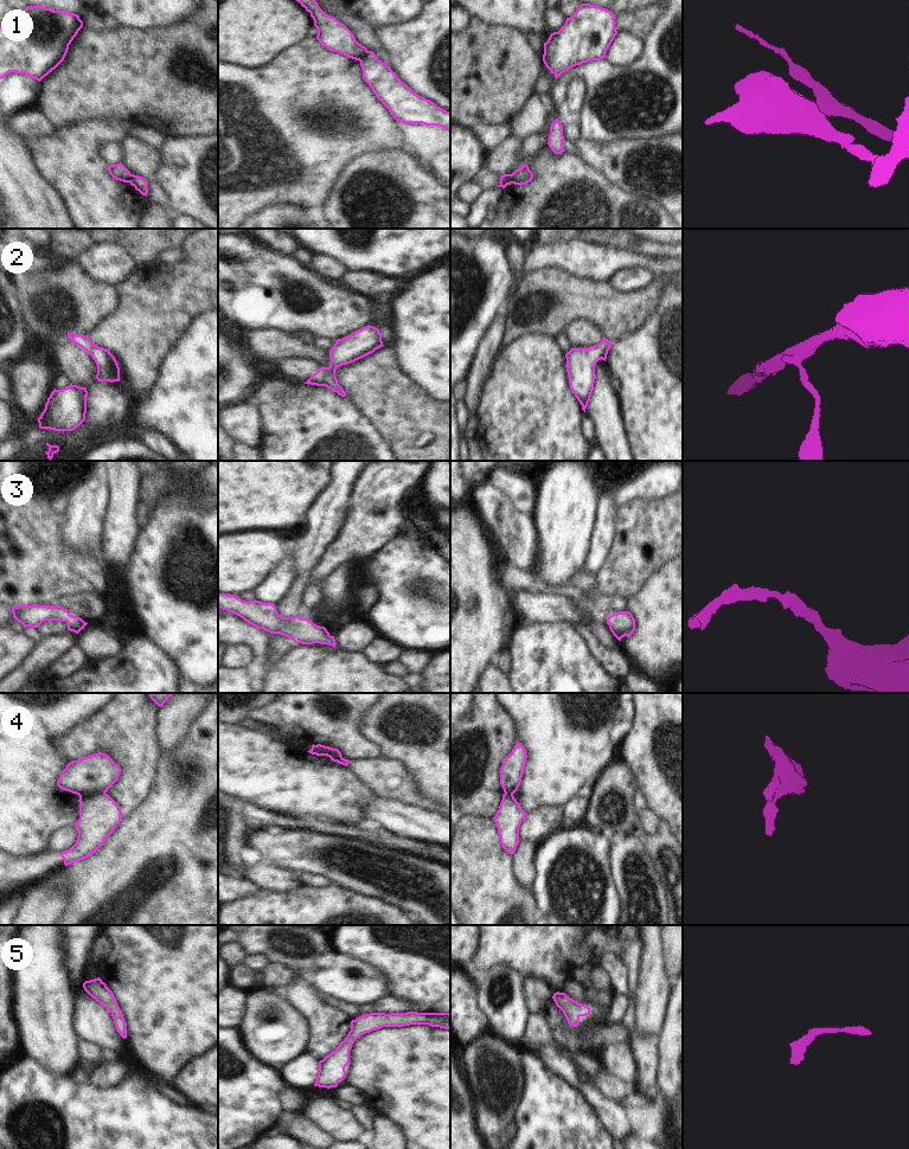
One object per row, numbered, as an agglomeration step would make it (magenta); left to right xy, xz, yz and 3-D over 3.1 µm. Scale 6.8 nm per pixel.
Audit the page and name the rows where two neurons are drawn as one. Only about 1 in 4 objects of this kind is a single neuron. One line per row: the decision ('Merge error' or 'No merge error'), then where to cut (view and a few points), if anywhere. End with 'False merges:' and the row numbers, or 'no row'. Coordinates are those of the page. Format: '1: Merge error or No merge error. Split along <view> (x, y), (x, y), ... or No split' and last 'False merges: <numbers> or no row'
1: Merge error. Split along xz (366, 50), (359, 61)
2: No merge error. No split
3: No merge error. No split
4: Merge error. Split along xy (104, 793), (94, 793), (79, 797)
5: No merge error. No split
False merges: 1, 4.

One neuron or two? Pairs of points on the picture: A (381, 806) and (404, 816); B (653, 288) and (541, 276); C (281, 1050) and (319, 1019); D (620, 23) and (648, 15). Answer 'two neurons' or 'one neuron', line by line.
A: one neuron
B: one neuron
C: two neurons
D: one neuron

